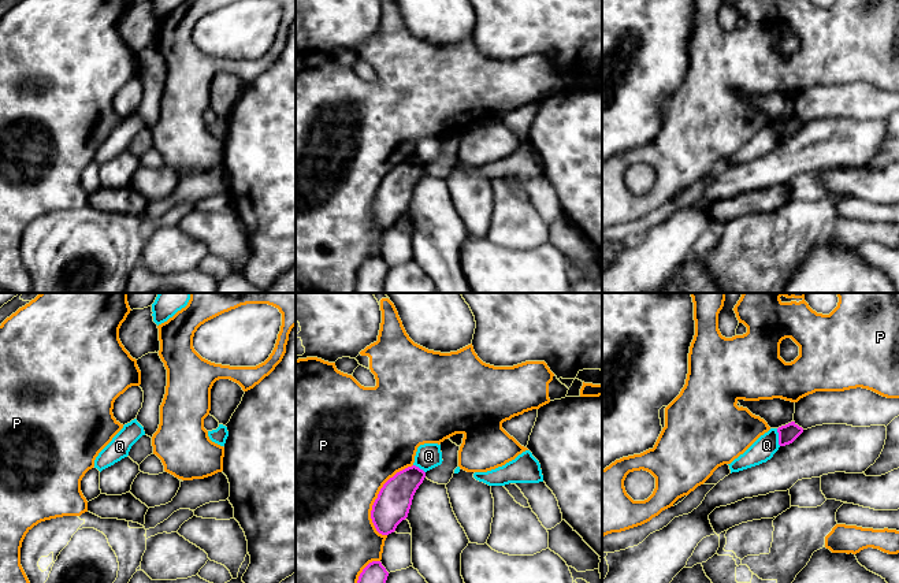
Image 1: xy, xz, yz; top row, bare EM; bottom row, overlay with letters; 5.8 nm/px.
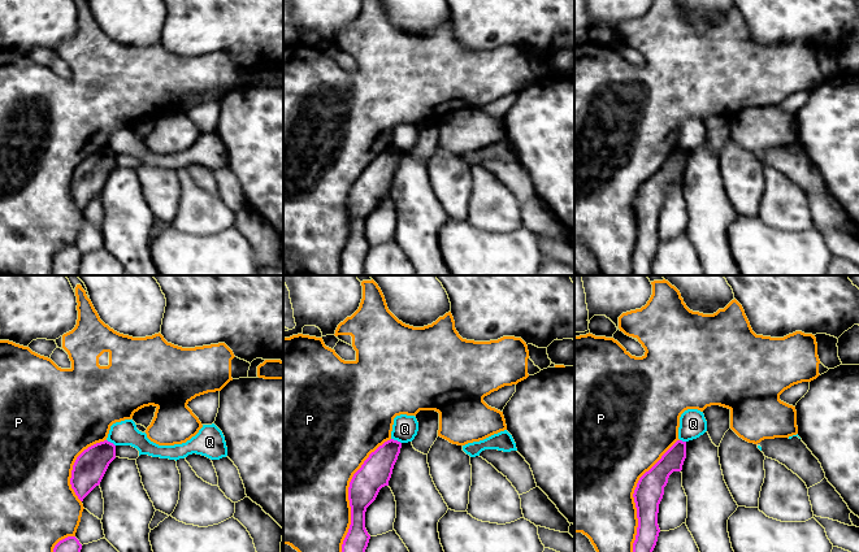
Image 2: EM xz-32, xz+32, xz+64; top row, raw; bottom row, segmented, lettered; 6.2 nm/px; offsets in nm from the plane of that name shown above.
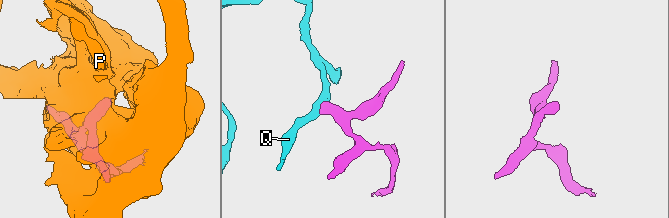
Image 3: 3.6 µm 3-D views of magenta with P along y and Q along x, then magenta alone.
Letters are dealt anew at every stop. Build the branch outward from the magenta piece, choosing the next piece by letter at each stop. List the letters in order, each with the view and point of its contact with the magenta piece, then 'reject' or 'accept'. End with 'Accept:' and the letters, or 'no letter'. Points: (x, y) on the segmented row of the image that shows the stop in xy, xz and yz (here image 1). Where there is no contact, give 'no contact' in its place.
P: contact xz (378, 496); reject
Q: contact yz (779, 437); reject
Accept: no letter

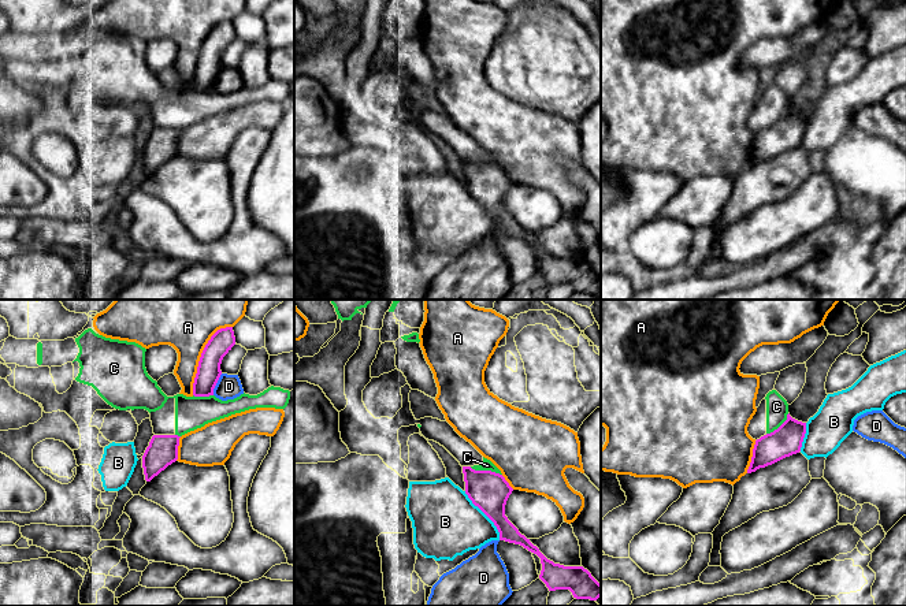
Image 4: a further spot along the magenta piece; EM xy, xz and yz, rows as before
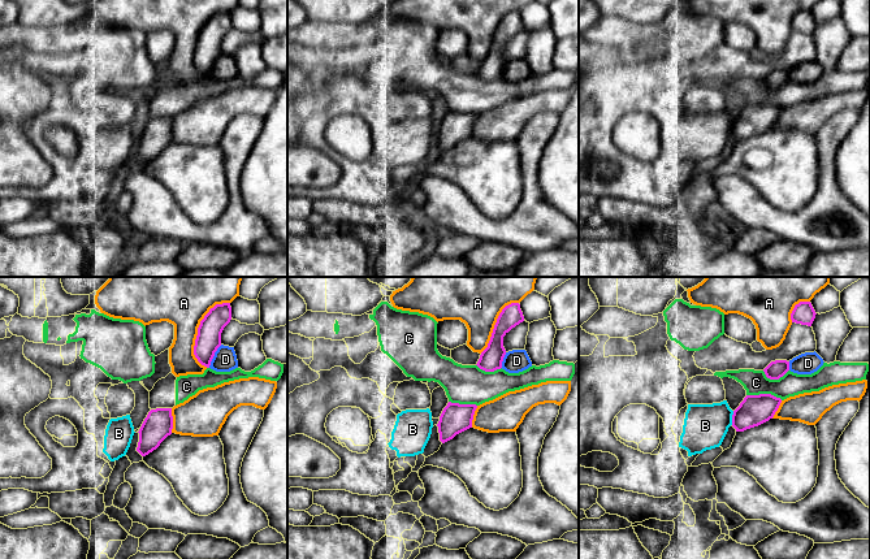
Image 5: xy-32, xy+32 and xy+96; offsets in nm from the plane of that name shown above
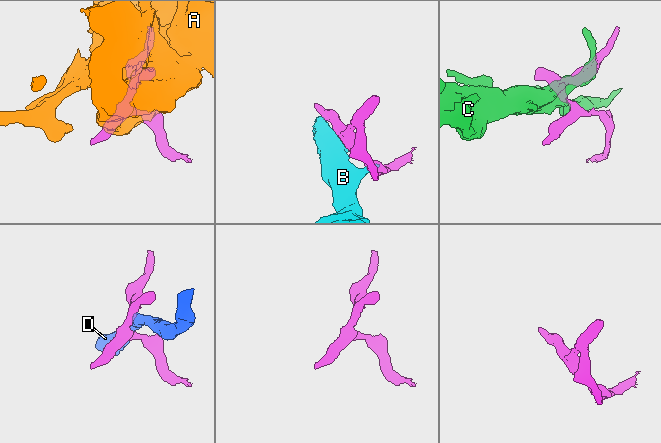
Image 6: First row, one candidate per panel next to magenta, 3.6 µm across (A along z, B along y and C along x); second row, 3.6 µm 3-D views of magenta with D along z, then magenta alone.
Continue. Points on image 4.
A: contact xy (201, 356); reject
B: contact xz (486, 515); reject
C: contact xz (486, 471); reject
D: contact xy (215, 385); reject
Accept: no letter

